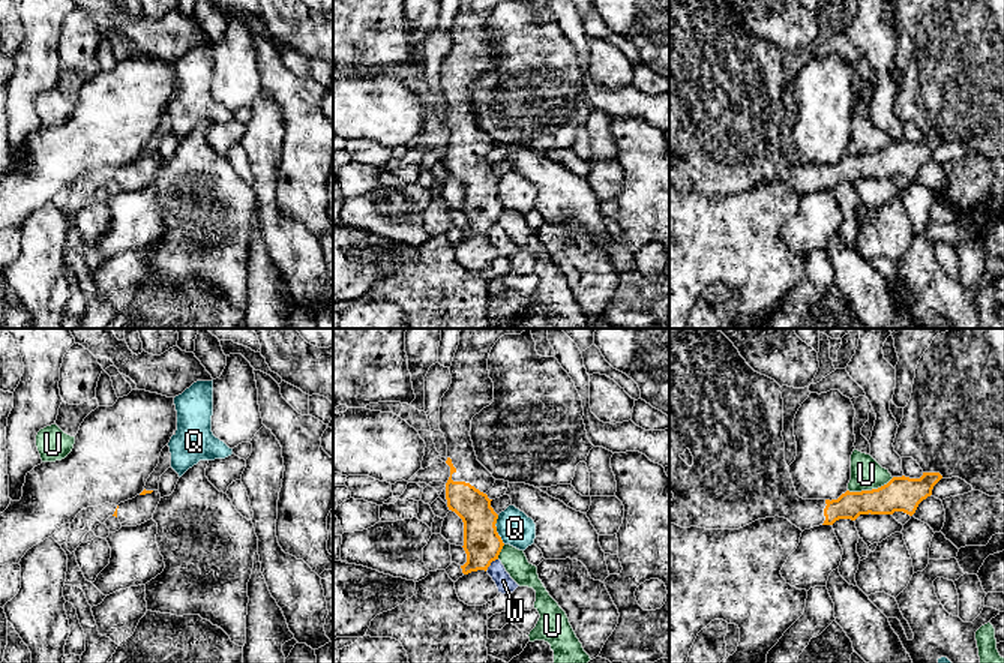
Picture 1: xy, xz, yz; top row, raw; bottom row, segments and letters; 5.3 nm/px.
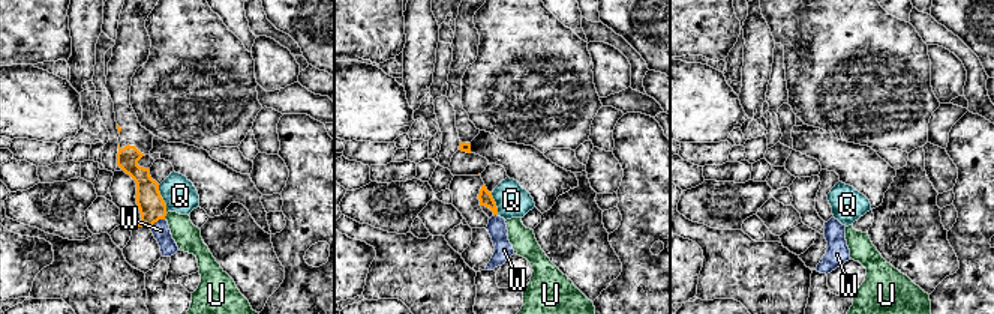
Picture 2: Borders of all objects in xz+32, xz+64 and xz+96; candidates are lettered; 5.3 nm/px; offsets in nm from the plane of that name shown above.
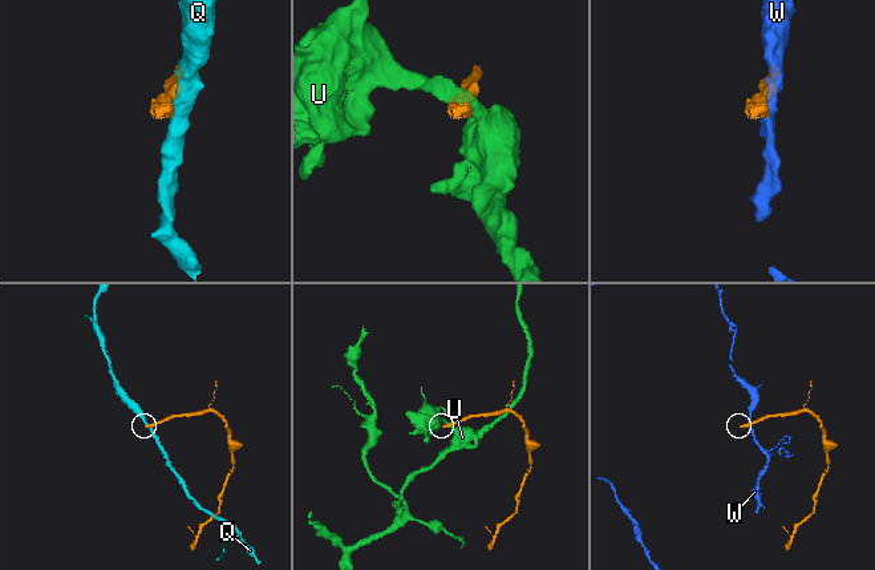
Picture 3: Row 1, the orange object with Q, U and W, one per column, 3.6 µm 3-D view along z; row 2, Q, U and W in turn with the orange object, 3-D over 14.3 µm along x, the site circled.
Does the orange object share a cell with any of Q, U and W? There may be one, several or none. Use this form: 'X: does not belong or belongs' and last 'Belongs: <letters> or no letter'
Q: does not belong
U: does not belong
W: does not belong
Belongs: no letter

